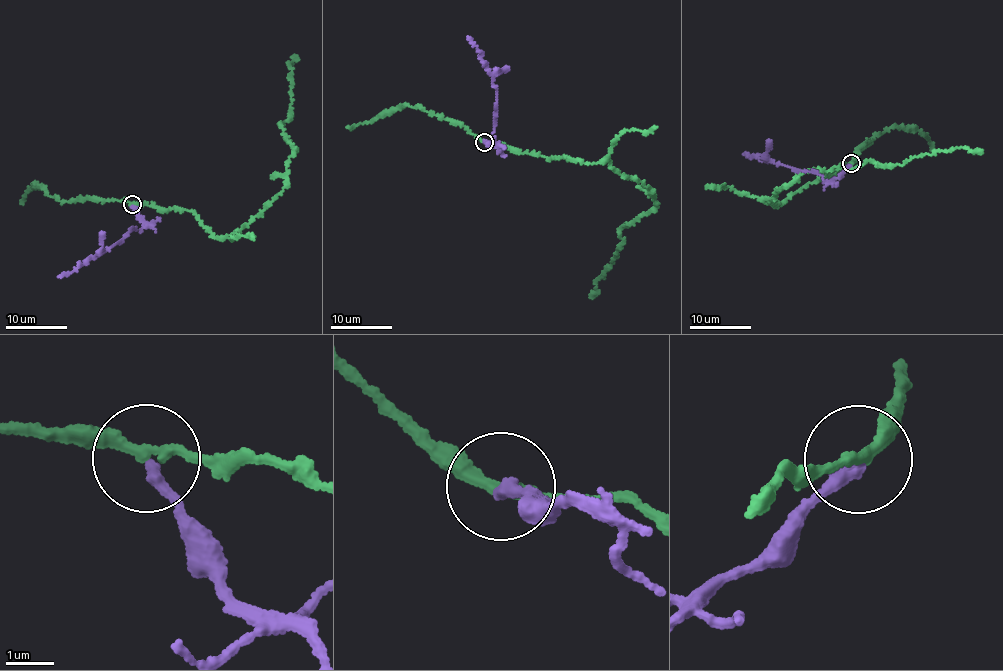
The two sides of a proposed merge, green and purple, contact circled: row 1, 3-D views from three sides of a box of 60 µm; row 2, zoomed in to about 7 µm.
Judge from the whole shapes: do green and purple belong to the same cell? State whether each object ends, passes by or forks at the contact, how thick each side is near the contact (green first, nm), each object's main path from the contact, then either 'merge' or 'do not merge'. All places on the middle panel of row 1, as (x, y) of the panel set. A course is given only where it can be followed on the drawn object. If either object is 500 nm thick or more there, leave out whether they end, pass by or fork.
green passes by; purple ends there; 200 nm thick on the green side, 260 nm on the other; green runs (484, 142), (552, 159), (606, 159), (654, 196), (655, 209), (621, 228), (622, 246), (591, 297); purple runs (483, 143), (496, 142), (496, 97), (493, 74), (468, 36); do not merge

